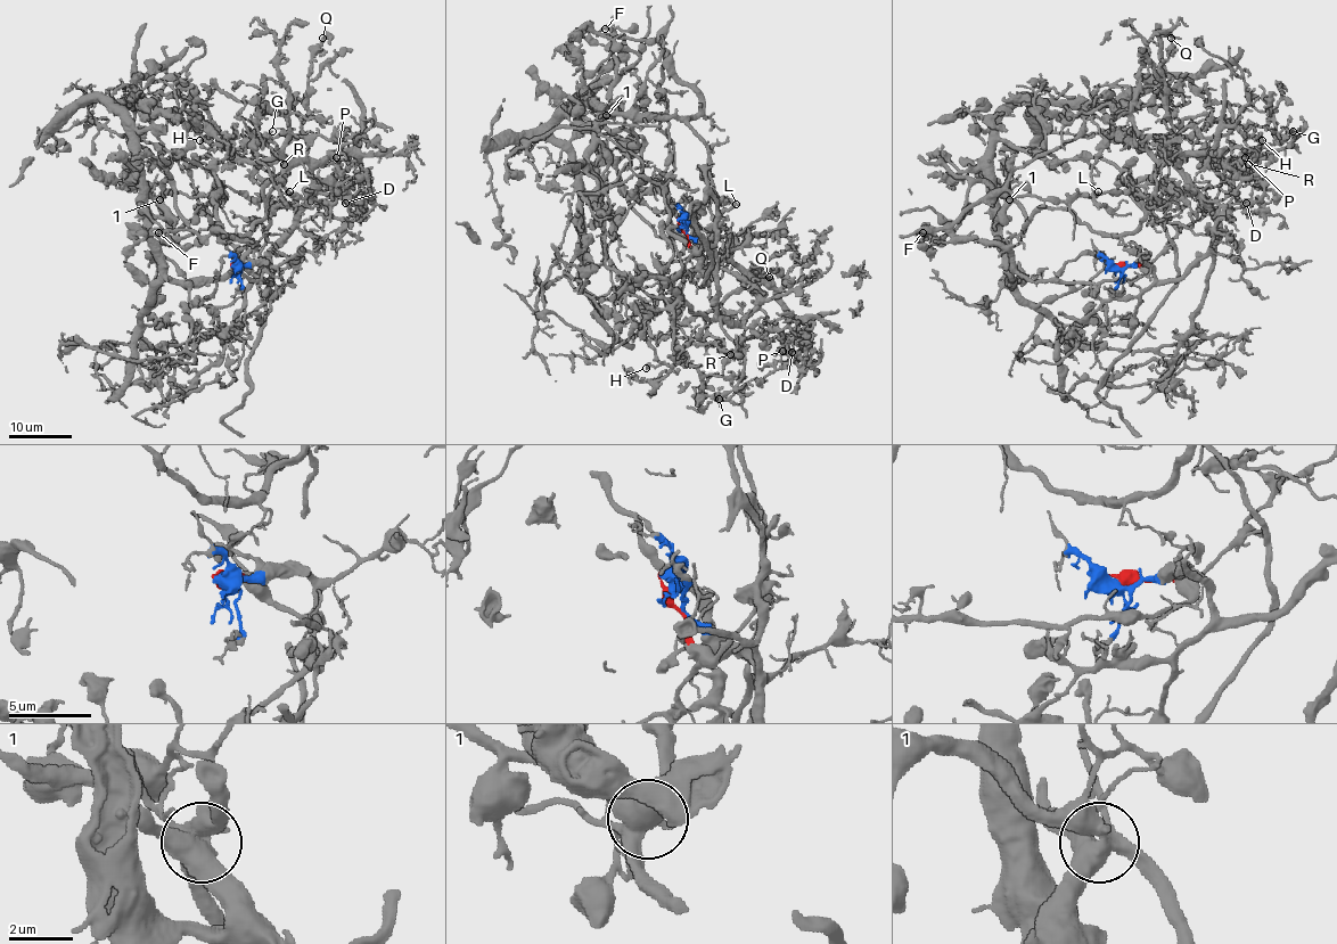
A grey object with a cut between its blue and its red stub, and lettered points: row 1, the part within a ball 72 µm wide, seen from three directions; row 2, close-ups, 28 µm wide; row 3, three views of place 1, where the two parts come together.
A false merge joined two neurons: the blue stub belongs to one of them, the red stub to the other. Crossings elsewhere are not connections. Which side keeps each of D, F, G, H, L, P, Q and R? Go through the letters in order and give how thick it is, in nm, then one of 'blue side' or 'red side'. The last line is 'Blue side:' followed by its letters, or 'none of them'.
D: 160 nm thick; blue side
F: 150 nm thick; blue side
G: 90 nm thick; blue side
H: 180 nm thick; blue side
L: 120 nm thick; blue side
P: 140 nm thick; blue side
Q: 200 nm thick; blue side
R: 130 nm thick; blue side
Blue side: D, F, G, H, L, P, Q, R

